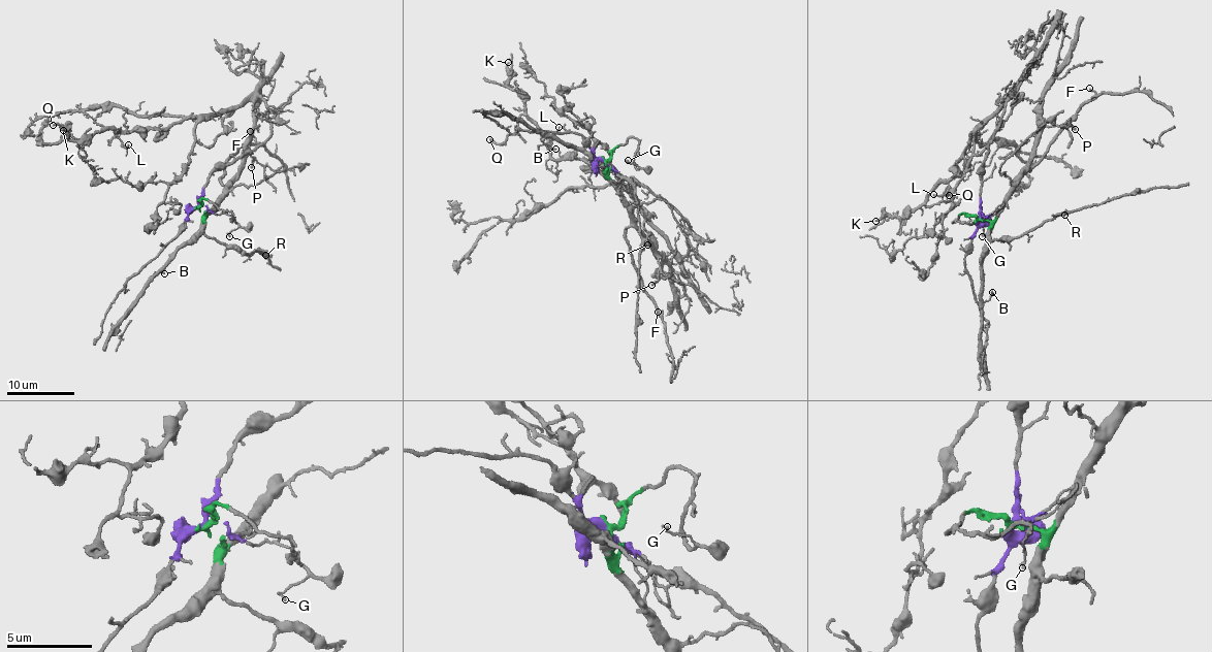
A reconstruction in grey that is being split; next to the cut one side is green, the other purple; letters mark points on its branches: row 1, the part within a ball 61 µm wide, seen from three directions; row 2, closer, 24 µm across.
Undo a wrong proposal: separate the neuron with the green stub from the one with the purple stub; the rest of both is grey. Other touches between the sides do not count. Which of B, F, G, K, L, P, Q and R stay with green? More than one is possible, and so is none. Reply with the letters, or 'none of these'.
B, F, G, P, R

